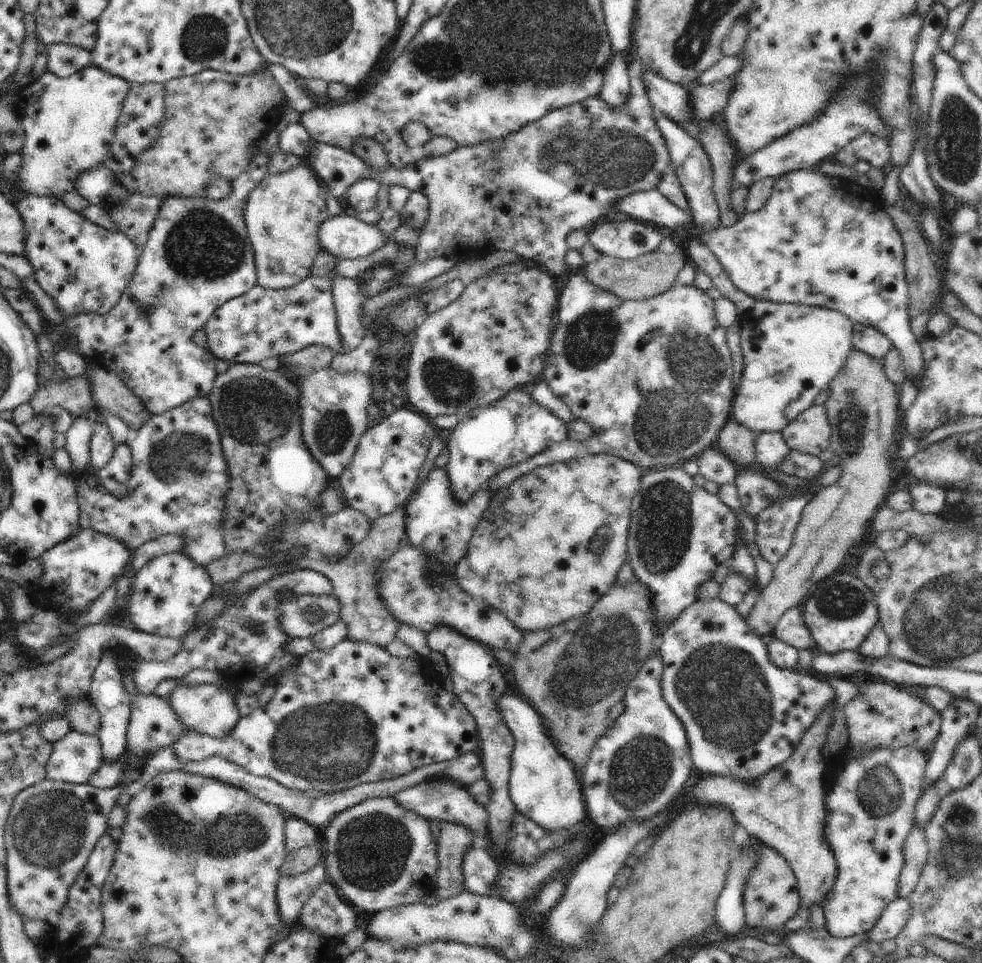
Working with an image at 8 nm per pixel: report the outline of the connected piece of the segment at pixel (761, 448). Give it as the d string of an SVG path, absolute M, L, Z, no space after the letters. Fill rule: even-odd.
M778 432L758 433L755 440L755 460L764 470L770 470L785 459L790 450L783 434Z

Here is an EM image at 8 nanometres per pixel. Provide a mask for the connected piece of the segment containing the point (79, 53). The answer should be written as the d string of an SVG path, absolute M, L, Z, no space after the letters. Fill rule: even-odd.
M52 43L43 50L47 54L47 71L60 78L68 78L91 64L91 52L78 45Z

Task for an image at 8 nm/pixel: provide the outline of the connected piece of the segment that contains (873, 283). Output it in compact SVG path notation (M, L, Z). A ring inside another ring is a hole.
M798 169L782 175L772 187L766 204L760 210L753 213L746 213L738 219L736 224L724 228L721 224L709 233L700 234L700 238L710 247L710 250L718 257L721 265L726 269L734 286L749 294L757 301L772 301L776 303L800 303L815 307L826 307L843 312L856 323L877 328L885 334L902 355L905 377L911 380L918 388L923 378L923 356L921 344L917 341L911 330L911 318L909 317L909 293L910 288L905 277L905 246L901 234L894 226L889 214L885 211L885 202L882 194L865 187L854 180L840 177L819 175L811 169Z

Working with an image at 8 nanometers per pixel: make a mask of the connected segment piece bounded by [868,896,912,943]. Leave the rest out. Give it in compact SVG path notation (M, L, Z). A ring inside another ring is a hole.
M899 896L884 909L880 920L868 932L869 940L883 943L885 940L894 939L910 920L911 910L910 897Z

